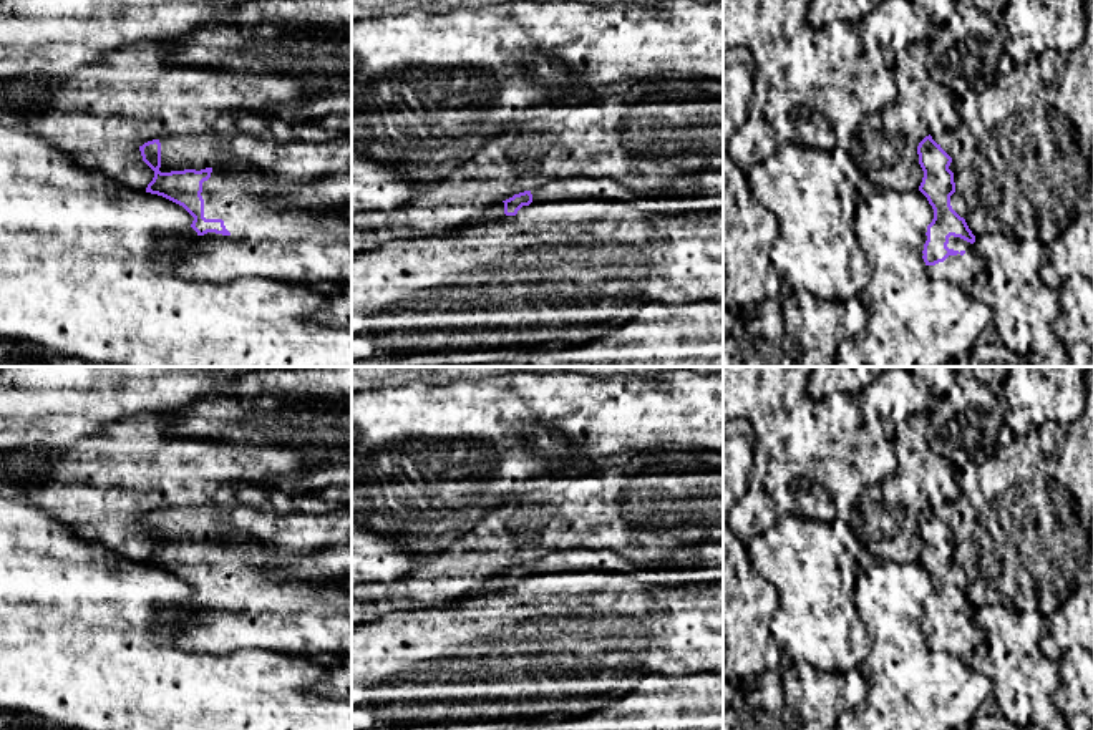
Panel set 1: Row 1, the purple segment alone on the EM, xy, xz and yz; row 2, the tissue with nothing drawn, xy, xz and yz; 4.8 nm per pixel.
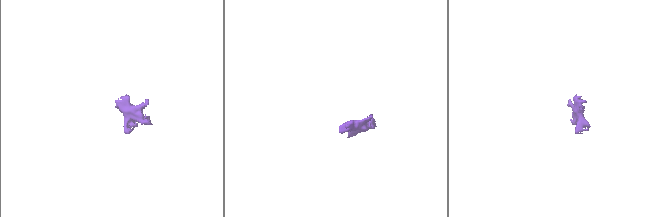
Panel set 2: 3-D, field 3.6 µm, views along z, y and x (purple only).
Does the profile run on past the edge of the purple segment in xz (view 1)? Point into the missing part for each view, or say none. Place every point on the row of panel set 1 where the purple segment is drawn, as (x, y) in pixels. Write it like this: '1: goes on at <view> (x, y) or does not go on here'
1: does not go on here

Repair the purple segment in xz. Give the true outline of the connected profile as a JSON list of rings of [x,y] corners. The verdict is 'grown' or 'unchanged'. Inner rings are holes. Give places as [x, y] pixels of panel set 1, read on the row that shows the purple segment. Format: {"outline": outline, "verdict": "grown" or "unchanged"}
{"outline": [[[524,191],[524,192],[514,194],[512,197],[503,202],[504,202],[504,214],[516,216],[522,206],[529,206],[532,202],[532,194],[531,191]]], "verdict": "unchanged"}

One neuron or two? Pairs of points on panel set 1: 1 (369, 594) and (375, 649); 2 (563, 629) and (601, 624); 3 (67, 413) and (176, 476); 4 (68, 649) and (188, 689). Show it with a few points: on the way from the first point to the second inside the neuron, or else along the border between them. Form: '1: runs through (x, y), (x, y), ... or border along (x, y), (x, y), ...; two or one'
1: border along (405, 611), (385, 614), (369, 624); two
2: border along (553, 616), (586, 616), (594, 636); two
3: runs through (72, 450), (102, 485), (140, 476); one
4: runs through (98, 667), (131, 689), (158, 689); one

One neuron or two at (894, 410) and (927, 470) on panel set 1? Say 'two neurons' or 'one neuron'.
one neuron

